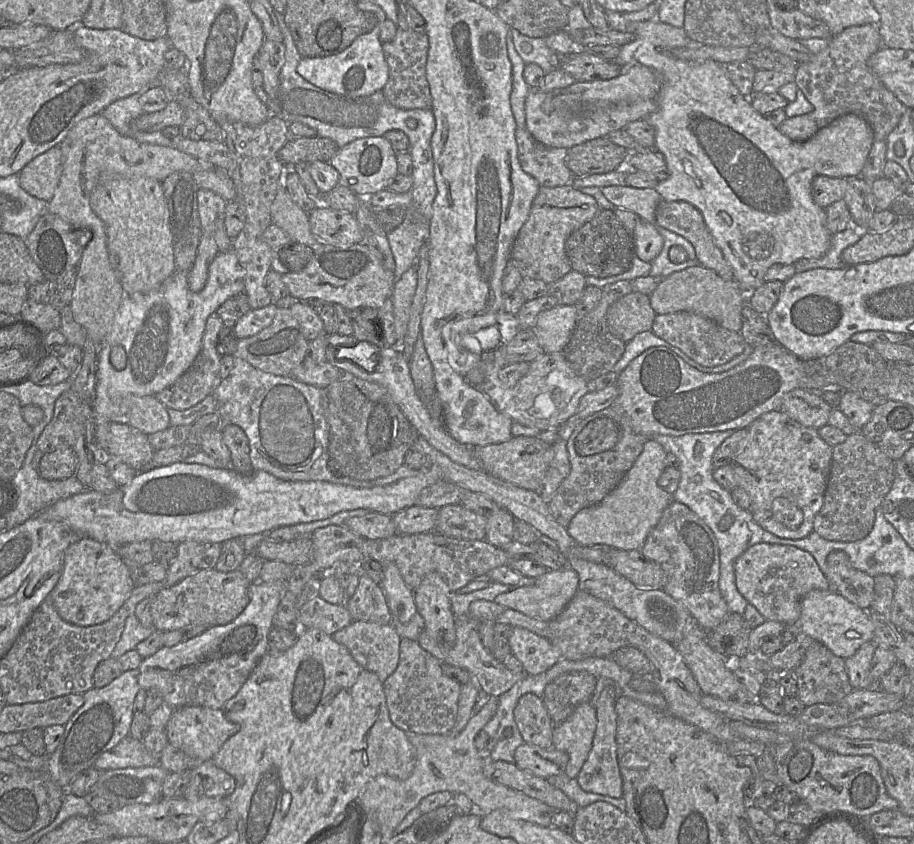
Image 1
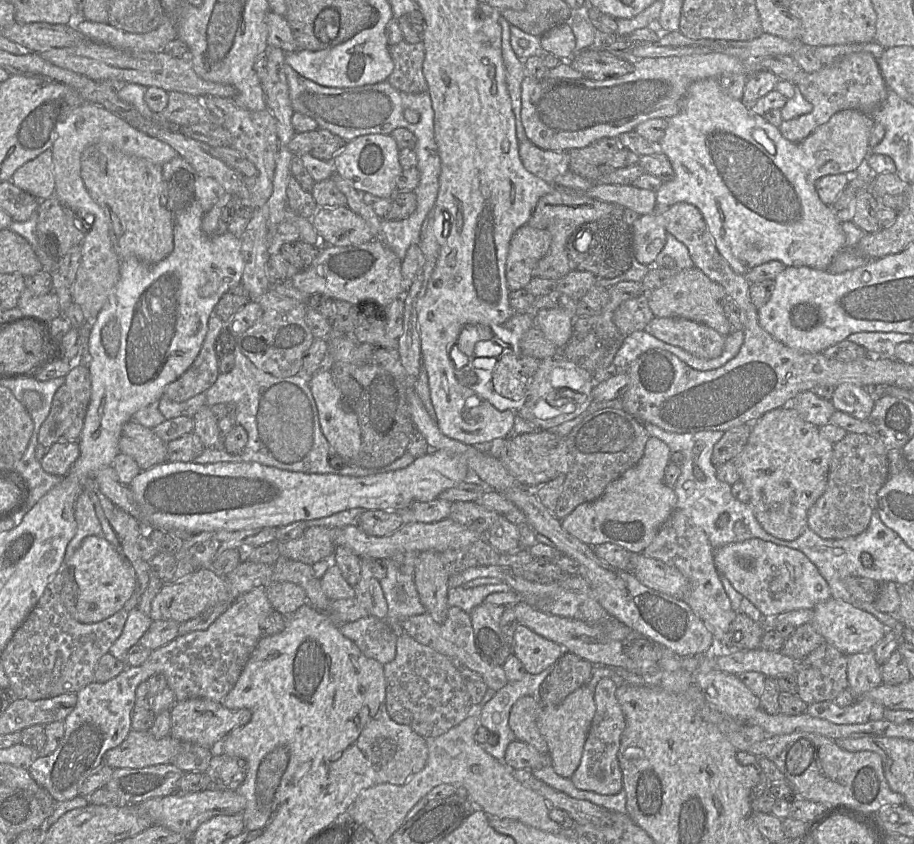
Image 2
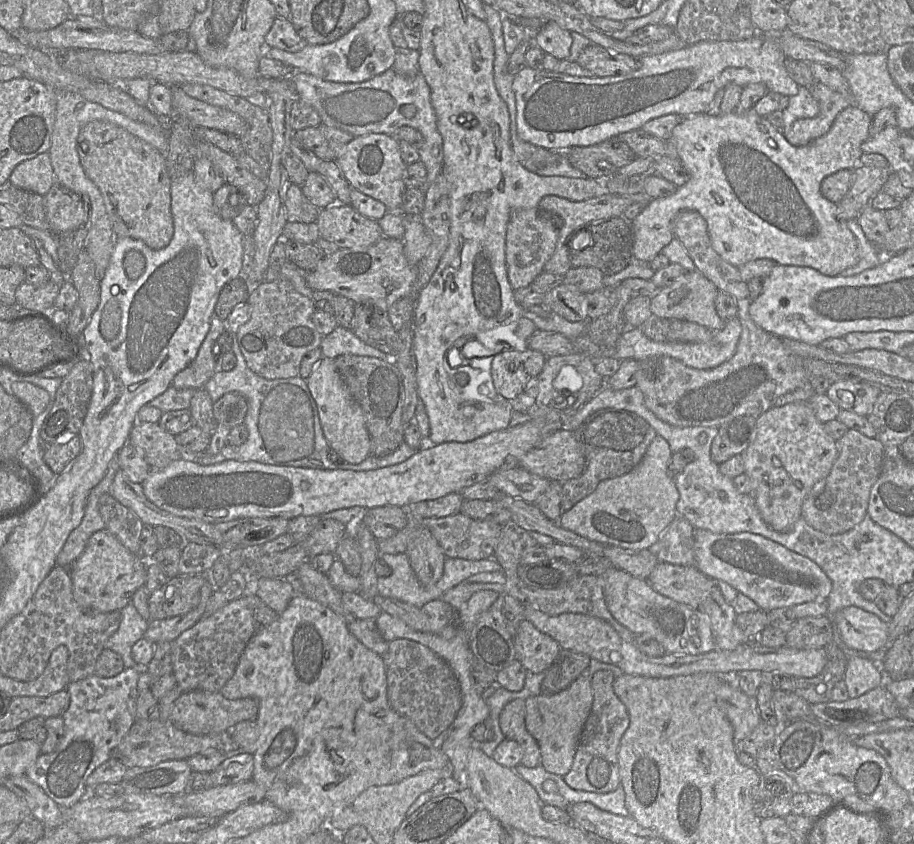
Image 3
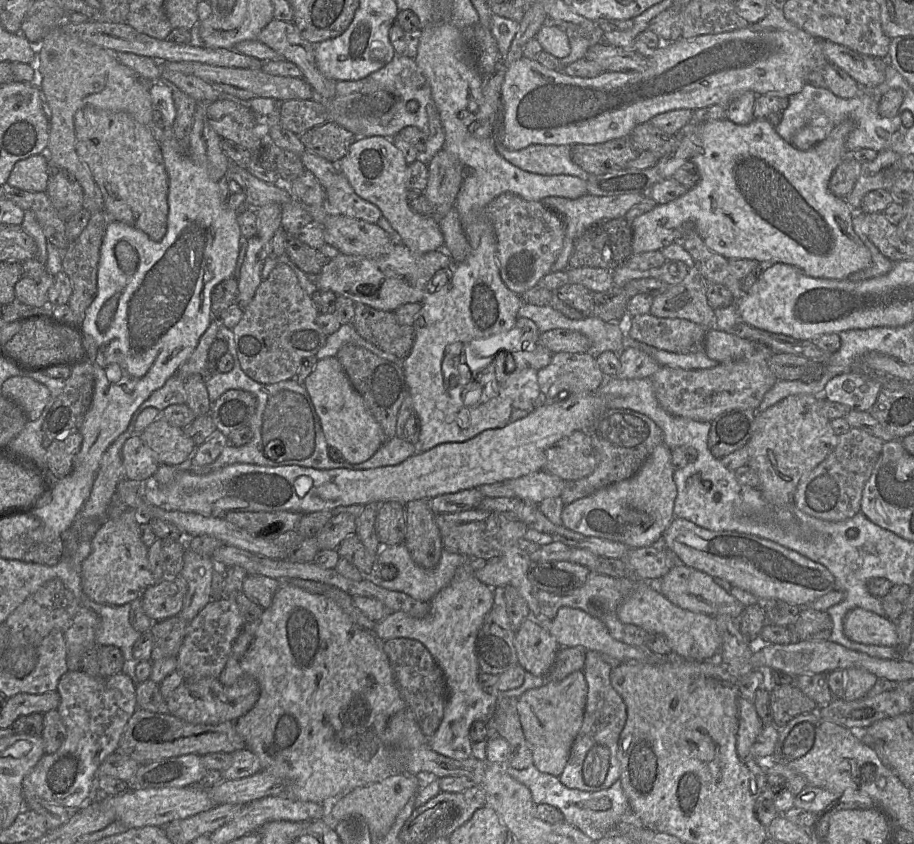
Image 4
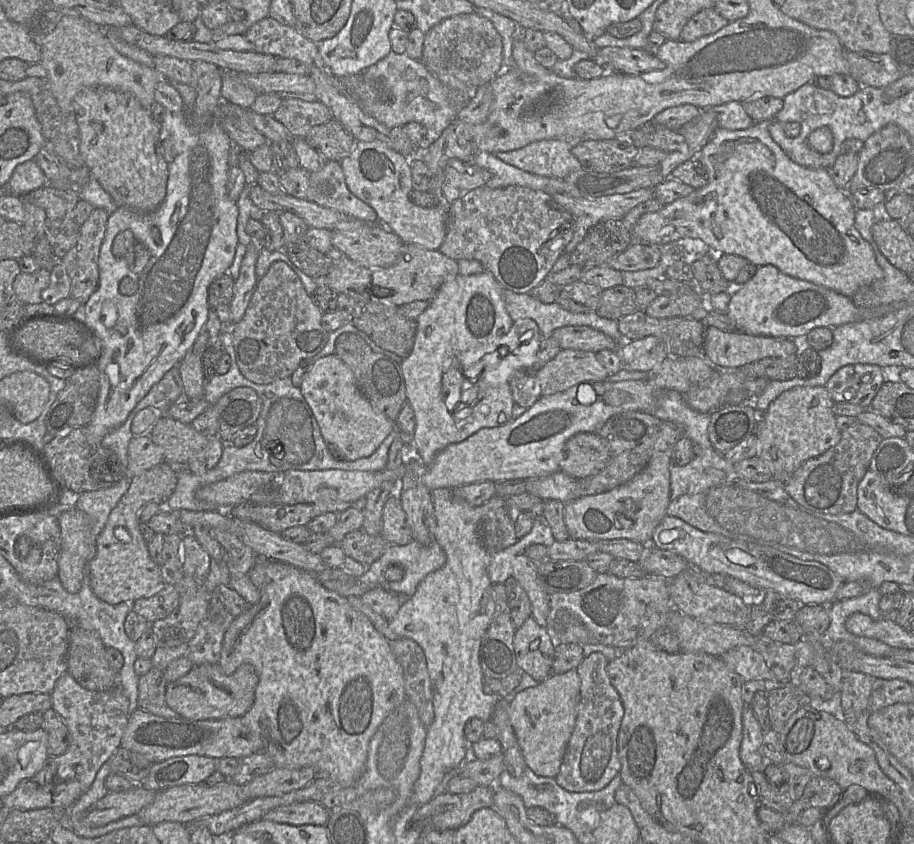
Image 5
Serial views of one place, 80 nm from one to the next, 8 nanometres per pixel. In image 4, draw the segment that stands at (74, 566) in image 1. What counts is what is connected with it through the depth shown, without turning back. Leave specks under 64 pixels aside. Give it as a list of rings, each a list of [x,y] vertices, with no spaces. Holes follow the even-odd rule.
[[[132,508],[119,517],[107,517],[91,540],[91,552],[81,563],[81,584],[83,592],[100,604],[123,605],[140,597],[155,579],[148,561],[148,547],[140,537],[141,518]]]

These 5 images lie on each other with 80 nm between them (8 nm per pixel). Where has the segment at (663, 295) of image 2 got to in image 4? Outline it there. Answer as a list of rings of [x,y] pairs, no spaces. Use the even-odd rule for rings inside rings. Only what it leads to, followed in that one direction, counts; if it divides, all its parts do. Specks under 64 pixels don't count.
[[[695,263],[694,268],[690,269],[689,275],[681,283],[671,285],[666,292],[654,297],[649,314],[661,318],[687,319],[706,328],[713,328],[714,309],[708,303],[704,277],[697,271]]]

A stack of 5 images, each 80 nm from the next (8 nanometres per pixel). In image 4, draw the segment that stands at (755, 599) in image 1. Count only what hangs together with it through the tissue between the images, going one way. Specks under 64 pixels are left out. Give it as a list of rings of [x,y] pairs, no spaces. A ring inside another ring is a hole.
[[[674,517],[662,535],[661,545],[677,562],[713,578],[726,580],[732,586],[750,592],[761,602],[776,599],[802,608],[835,590],[835,578],[825,566],[755,535],[735,531],[710,531]]]

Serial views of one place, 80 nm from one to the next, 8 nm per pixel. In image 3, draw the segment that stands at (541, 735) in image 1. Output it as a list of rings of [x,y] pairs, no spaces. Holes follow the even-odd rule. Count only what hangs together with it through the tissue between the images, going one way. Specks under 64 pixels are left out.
[[[514,699],[503,708],[499,725],[505,738],[516,741],[522,747],[521,765],[536,767],[541,765],[541,752],[538,742],[526,728],[525,717],[525,700]]]

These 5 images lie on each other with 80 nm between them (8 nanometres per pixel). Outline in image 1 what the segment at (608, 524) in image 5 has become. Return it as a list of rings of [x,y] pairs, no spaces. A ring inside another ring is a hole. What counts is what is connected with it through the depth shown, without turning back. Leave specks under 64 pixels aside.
[[[648,438],[642,453],[617,487],[598,504],[575,514],[566,528],[570,537],[586,546],[609,545],[623,551],[640,550],[665,508],[673,501],[673,496],[658,485],[658,479],[666,468],[666,455],[657,441]]]

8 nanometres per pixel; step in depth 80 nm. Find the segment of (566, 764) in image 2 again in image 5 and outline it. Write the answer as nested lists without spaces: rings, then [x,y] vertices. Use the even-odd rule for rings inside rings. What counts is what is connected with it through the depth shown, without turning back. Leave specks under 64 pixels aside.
[[[576,669],[551,674],[536,687],[510,699],[509,716],[526,765],[538,776],[556,778],[575,727],[580,701],[580,677]]]

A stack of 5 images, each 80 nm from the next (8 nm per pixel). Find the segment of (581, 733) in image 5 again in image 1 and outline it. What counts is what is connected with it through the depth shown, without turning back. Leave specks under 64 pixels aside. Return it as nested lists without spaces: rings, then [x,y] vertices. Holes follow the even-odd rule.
[[[607,686],[601,692],[596,703],[597,727],[593,745],[587,760],[576,777],[580,787],[587,792],[608,795],[614,798],[623,796],[623,780],[617,756],[617,713],[615,710],[616,693],[613,686]]]

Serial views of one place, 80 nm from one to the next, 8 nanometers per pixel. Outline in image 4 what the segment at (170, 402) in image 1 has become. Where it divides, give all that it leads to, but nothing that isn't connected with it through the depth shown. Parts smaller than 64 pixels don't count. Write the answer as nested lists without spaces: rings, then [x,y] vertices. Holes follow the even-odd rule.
[[[213,319],[211,321],[191,356],[178,369],[177,375],[182,378],[183,381],[195,374],[202,375],[206,380],[208,353],[210,347],[217,339],[220,324],[222,324],[220,319]]]

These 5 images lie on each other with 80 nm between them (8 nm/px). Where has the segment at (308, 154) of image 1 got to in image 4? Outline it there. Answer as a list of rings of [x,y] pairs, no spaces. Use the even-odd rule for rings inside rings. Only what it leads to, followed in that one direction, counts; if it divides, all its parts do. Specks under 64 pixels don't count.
[[[333,121],[312,127],[297,136],[306,150],[335,164],[347,154],[356,139],[353,133]]]

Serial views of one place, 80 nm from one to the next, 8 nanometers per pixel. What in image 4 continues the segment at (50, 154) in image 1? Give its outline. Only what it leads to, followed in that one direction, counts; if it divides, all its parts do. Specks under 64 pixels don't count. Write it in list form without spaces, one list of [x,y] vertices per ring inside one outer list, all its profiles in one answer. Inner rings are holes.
[[[37,154],[17,161],[6,183],[23,191],[46,192],[48,179],[48,156]]]

